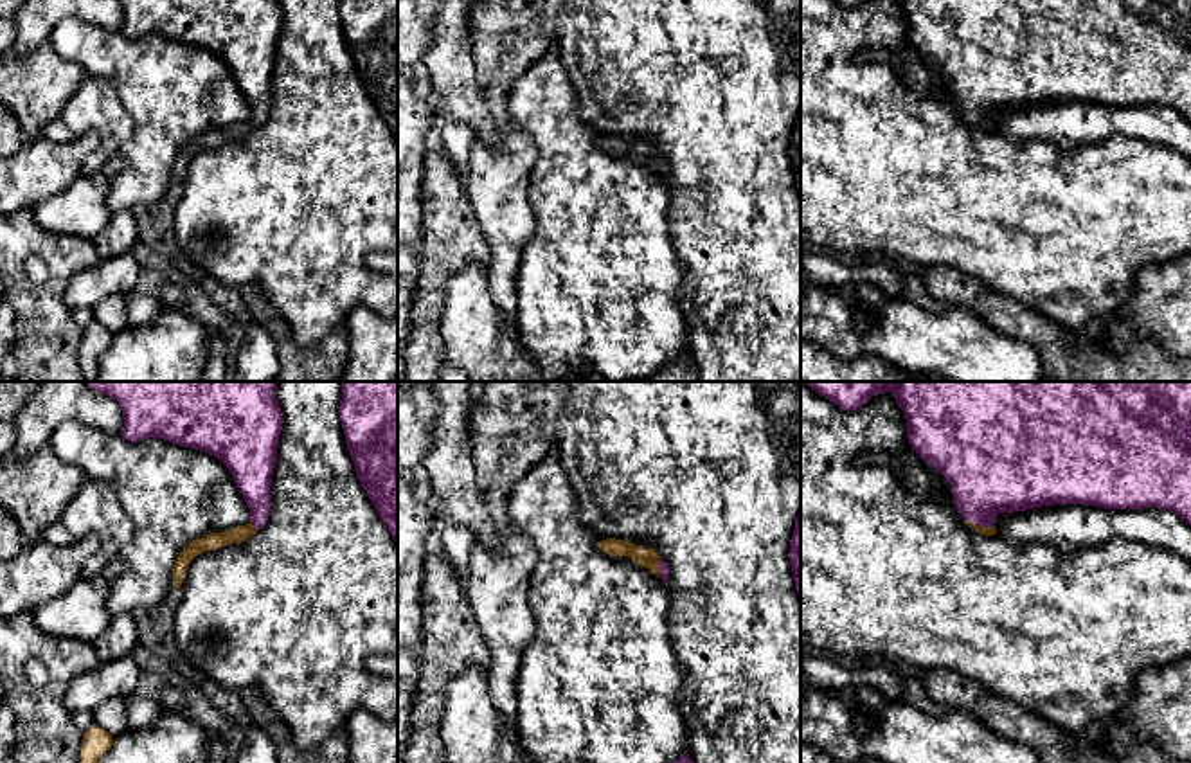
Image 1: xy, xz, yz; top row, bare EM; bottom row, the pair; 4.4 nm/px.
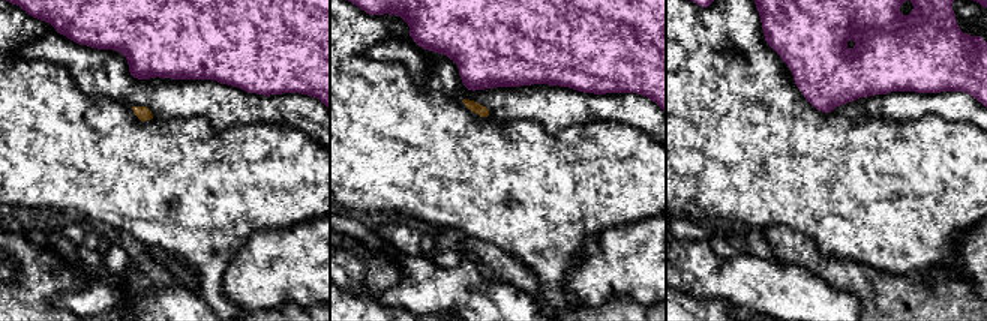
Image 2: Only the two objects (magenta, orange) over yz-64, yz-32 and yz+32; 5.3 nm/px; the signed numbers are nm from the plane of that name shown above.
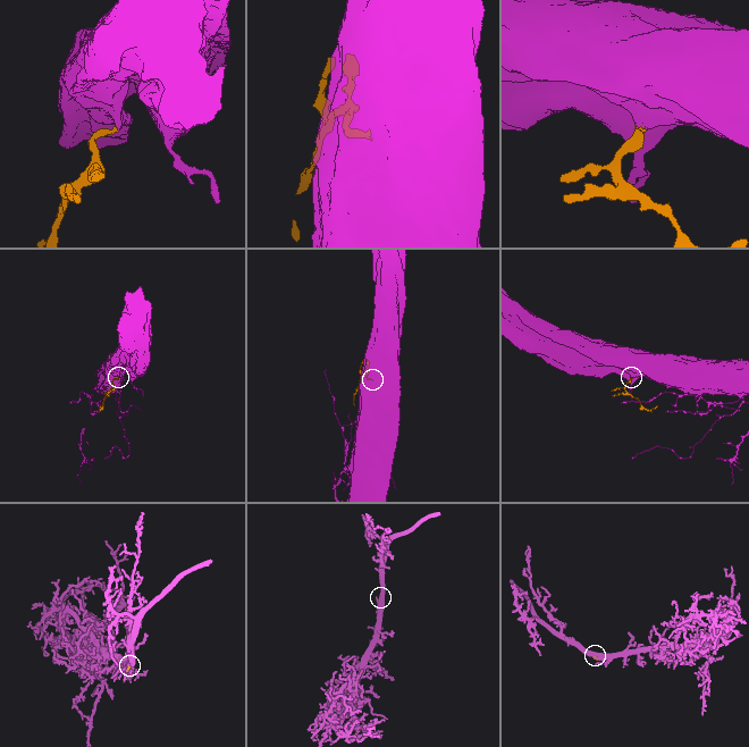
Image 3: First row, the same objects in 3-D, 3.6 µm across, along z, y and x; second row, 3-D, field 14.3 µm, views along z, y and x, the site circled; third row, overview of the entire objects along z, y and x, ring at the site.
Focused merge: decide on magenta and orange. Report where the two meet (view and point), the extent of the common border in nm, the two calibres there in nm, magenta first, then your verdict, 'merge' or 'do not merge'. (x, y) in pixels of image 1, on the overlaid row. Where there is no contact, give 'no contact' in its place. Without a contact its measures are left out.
yz (979, 526) | 140 nm | 380/50 nm | merge

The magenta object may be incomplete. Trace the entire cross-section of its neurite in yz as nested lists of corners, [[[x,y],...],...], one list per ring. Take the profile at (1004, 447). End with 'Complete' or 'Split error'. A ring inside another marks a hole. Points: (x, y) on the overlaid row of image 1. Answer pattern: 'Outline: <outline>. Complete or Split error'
Outline: [[[802,382],[844,410],[858,410],[873,396],[891,392],[905,414],[912,450],[952,484],[954,504],[964,524],[984,536],[997,534],[998,513],[1054,504],[1081,504],[1105,509],[1162,507],[1191,525],[1191,382]]]. Split error

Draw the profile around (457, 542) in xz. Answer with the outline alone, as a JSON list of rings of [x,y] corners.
[[[446,525],[443,531],[443,552],[466,585],[470,574],[470,554],[475,545],[473,534],[461,525]]]

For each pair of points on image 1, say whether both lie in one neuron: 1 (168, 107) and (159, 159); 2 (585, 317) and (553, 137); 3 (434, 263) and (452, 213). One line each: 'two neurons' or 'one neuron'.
1: one neuron
2: one neuron
3: one neuron

